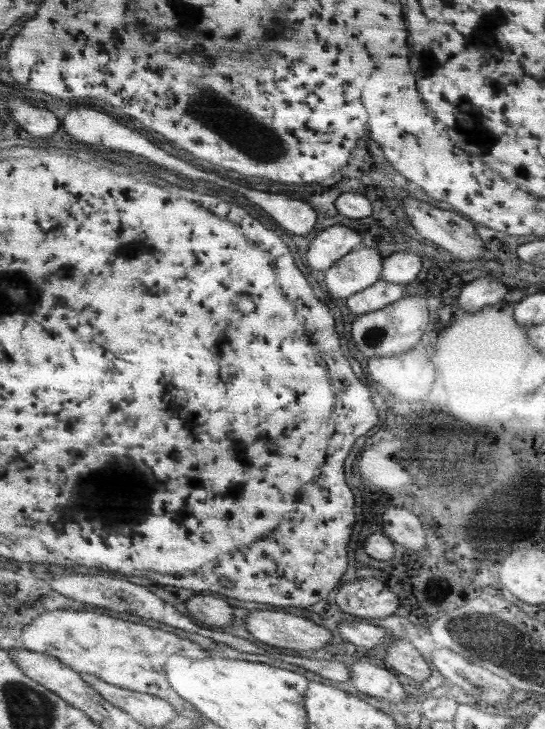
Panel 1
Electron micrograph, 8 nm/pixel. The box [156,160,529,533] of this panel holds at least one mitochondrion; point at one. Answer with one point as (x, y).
(372, 337)

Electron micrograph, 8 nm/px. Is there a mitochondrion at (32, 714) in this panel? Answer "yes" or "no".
yes

